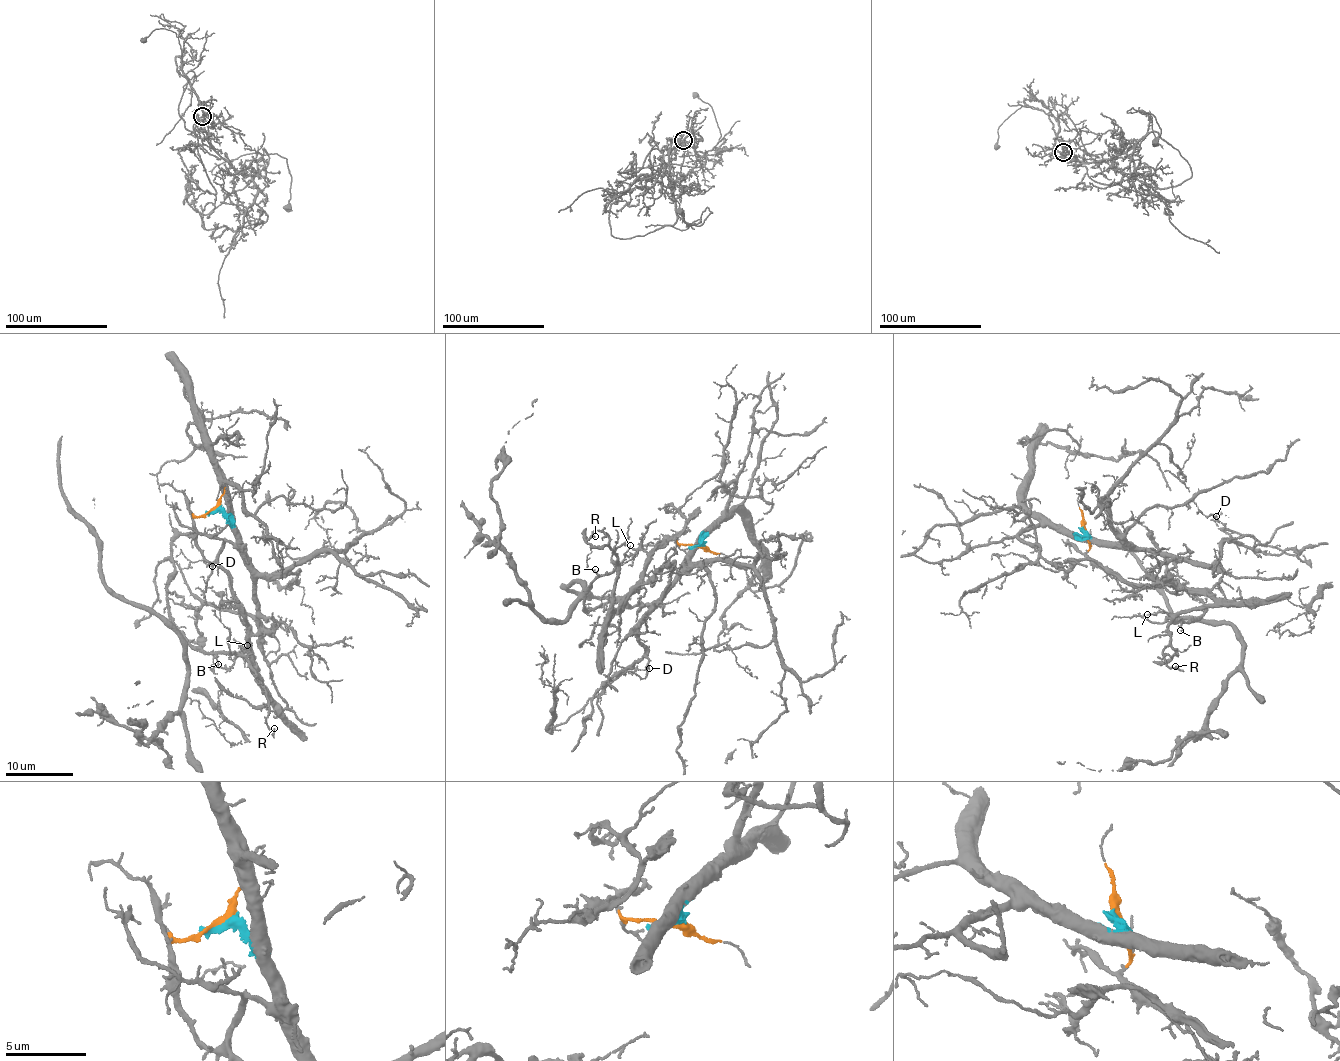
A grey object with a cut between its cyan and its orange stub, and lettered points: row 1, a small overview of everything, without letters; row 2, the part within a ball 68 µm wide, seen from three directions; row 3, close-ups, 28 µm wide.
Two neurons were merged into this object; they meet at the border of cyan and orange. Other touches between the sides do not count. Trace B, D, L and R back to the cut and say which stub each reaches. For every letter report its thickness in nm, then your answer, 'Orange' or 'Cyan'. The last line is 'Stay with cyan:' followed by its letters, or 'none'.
B: Thickness 100 nm. Orange
D: Thickness 100 nm. Cyan
L: Thickness 110 nm. Orange
R: Thickness 90 nm. Orange
Stay with cyan: D

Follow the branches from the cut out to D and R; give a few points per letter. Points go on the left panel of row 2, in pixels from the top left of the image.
D: (215, 510), (254, 567), (261, 638), (258, 623), (218, 611), (191, 591), (182, 569), (202, 560), (213, 566)
R: (215, 509), (192, 518), (196, 541), (227, 573), (252, 628), (262, 680), (248, 665), (274, 728)

